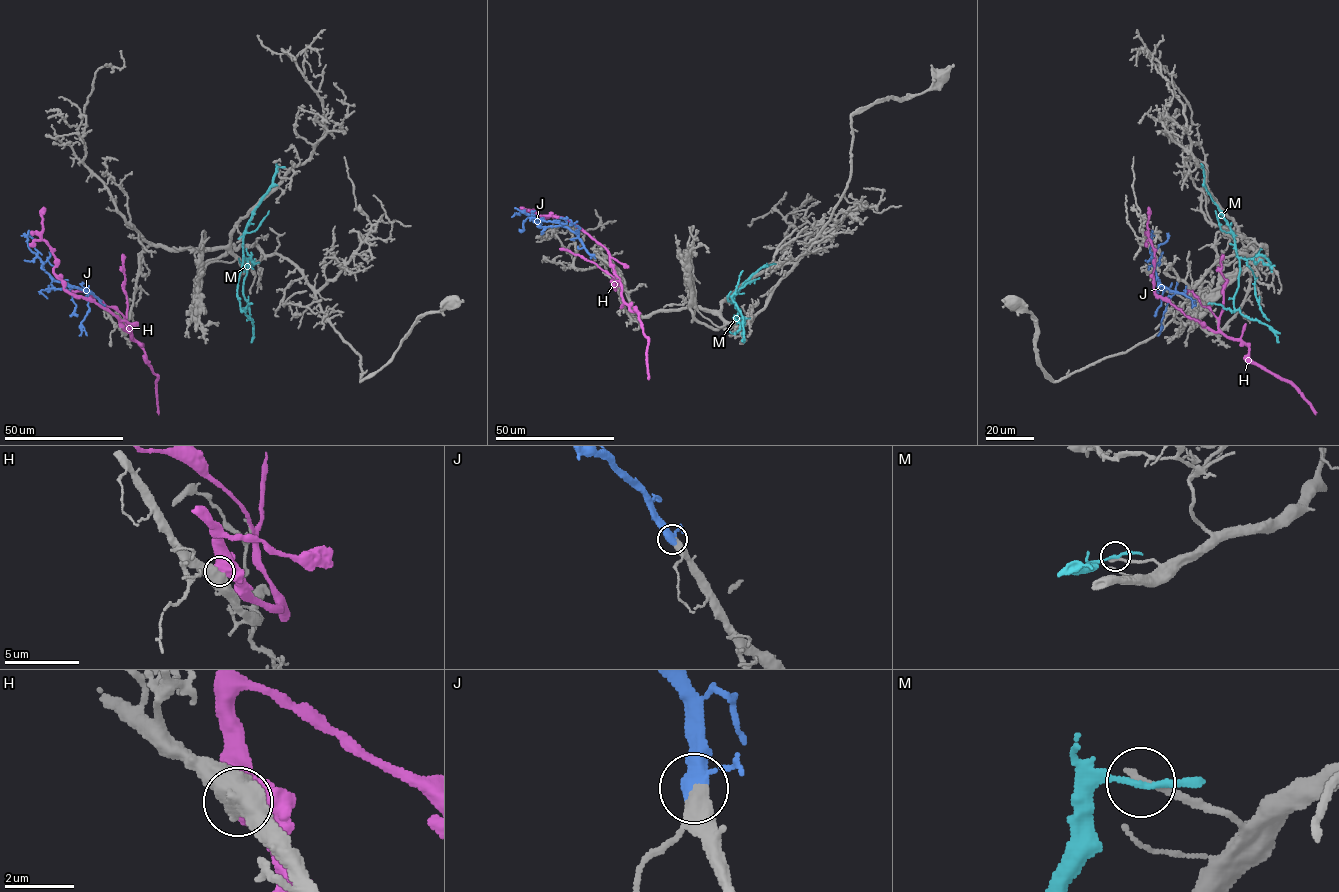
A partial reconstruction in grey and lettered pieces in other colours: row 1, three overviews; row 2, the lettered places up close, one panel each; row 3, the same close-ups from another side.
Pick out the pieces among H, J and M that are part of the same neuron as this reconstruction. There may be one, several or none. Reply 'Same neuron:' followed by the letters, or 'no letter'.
Same neuron: J

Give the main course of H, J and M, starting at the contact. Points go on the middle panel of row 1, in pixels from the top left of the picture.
H: (610, 265), (608, 251), (568, 221), (543, 217), (534, 210)
J: (594, 255), (586, 251), (577, 235), (559, 223), (528, 215), (523, 230), (519, 231)
M: (771, 264), (762, 266), (744, 282), (733, 302), (728, 301), (728, 296), (741, 313), (744, 332), (741, 339)

